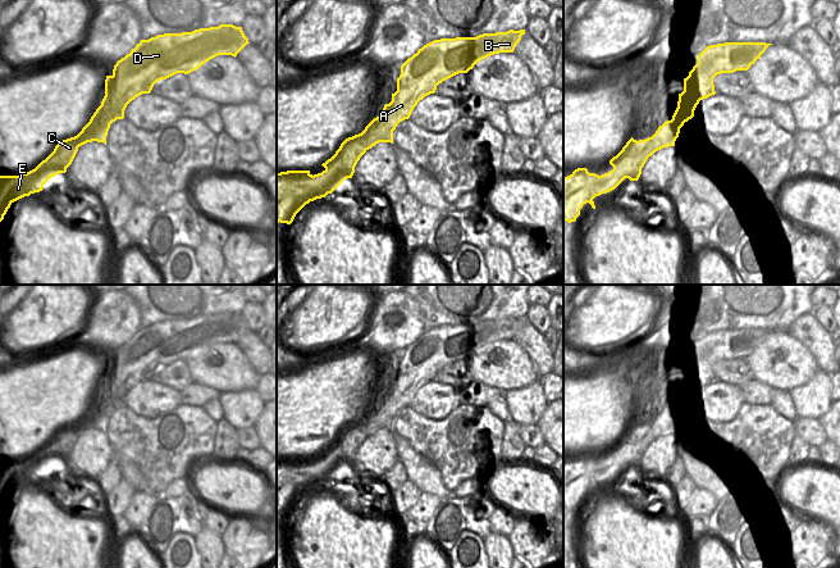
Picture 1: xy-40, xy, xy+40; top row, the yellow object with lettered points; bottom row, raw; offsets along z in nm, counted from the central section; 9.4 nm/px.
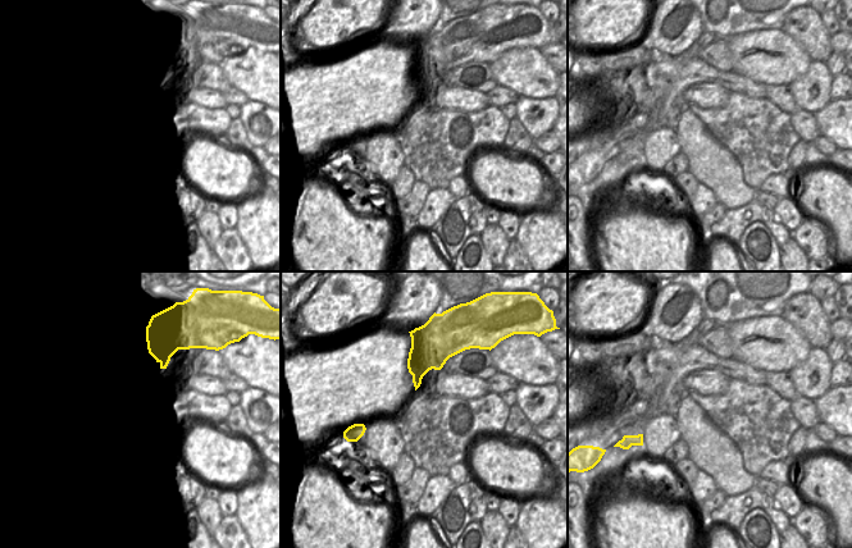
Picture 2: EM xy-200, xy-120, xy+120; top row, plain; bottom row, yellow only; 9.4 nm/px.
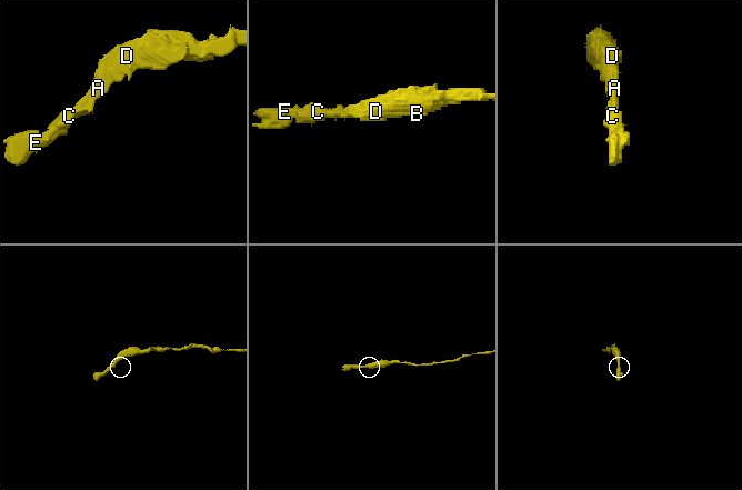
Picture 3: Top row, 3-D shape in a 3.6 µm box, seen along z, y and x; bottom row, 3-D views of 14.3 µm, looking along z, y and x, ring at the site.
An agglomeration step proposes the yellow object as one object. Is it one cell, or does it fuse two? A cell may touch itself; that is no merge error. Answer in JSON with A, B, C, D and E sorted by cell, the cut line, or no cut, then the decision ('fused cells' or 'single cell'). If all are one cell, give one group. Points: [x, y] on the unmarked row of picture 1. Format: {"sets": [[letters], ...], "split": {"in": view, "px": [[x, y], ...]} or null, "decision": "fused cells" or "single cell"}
{"sets": [["A", "B", "C", "D", "E"]], "split": null, "decision": "single cell"}

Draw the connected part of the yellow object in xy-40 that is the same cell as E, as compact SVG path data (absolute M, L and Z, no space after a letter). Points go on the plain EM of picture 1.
M220 312L192 319L164 321L149 327L141 327L129 341L117 349L113 362L106 363L105 383L101 392L77 423L60 428L54 439L35 456L20 463L0 463L0 509L14 489L42 478L44 472L51 464L65 460L79 433L92 428L106 432L110 412L117 406L123 406L127 392L137 383L150 381L158 368L166 367L177 360L188 362L218 342L232 342L236 345L247 331L250 330L242 314L233 312Z

